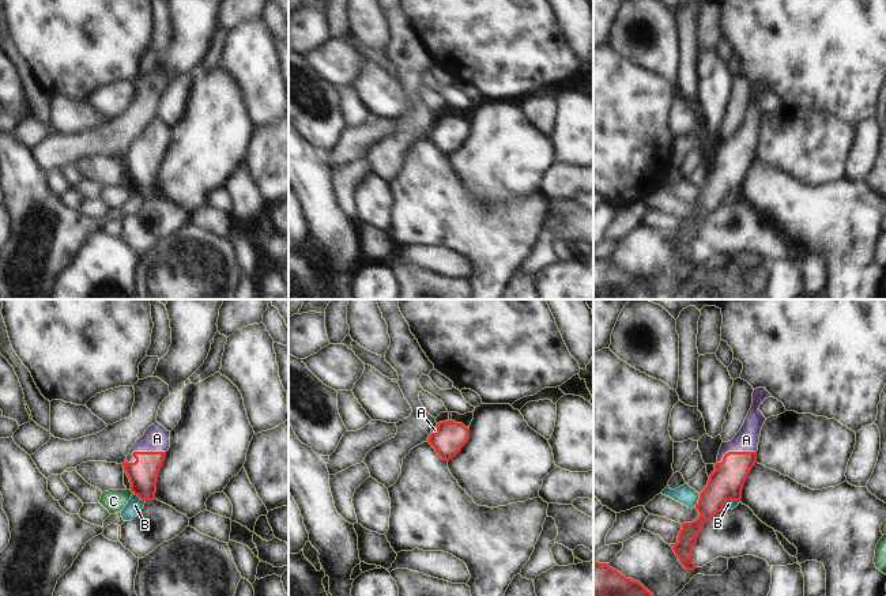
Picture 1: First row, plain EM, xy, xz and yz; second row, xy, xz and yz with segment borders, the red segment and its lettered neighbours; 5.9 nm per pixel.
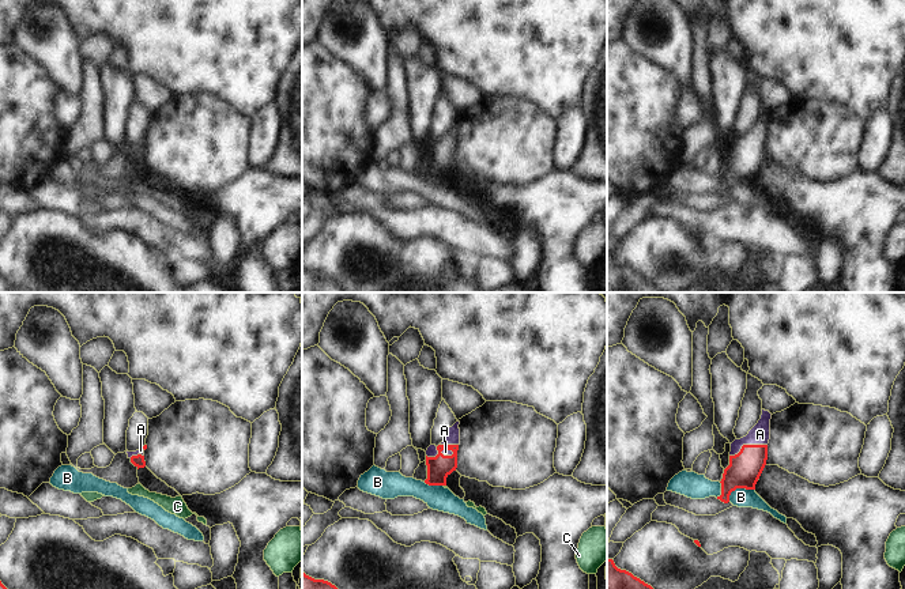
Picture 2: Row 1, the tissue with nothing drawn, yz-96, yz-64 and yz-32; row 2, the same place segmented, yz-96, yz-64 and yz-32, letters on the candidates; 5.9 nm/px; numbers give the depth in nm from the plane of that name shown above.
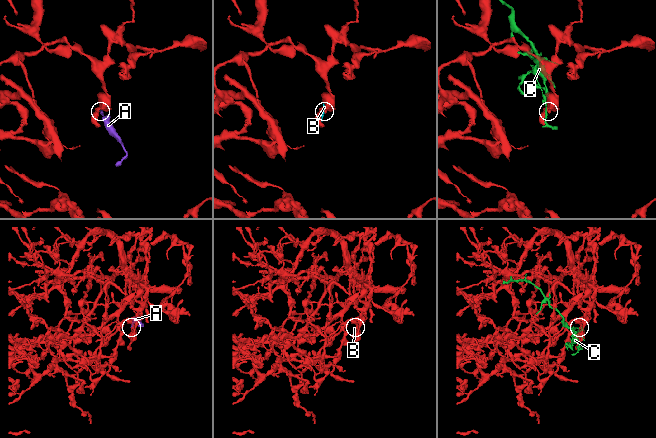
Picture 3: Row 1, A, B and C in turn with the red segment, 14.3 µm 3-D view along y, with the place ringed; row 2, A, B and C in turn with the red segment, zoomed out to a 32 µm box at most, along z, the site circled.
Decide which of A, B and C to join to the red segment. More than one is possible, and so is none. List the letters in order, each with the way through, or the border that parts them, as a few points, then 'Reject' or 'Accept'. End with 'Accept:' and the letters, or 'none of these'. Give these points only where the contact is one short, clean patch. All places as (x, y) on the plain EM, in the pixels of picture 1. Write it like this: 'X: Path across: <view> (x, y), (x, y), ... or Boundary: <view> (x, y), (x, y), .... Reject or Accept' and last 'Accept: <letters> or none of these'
A: Path across: xy (143, 169), (140, 147), (157, 134). Accept
B: Boundary: yz (739, 195), (728, 195), (722, 204). Reject
C: Boundary: xy (129, 185), (134, 188). Reject
Accept: A.

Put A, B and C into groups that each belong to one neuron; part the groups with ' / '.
A / B / C

